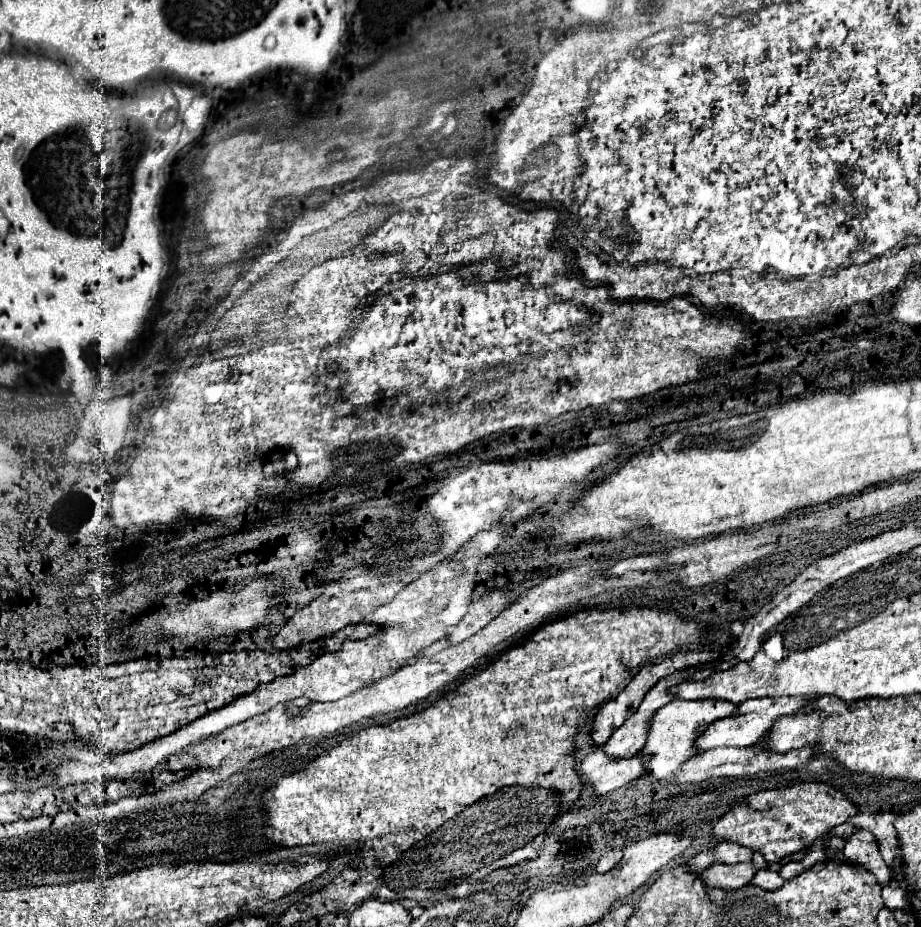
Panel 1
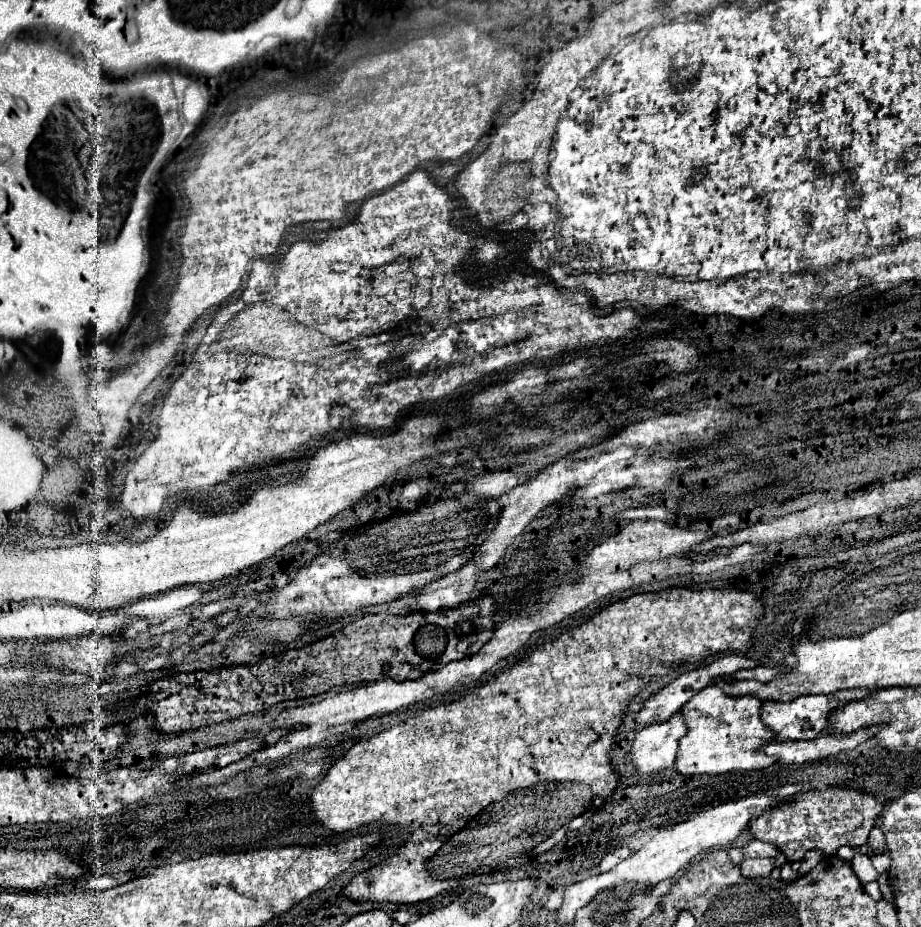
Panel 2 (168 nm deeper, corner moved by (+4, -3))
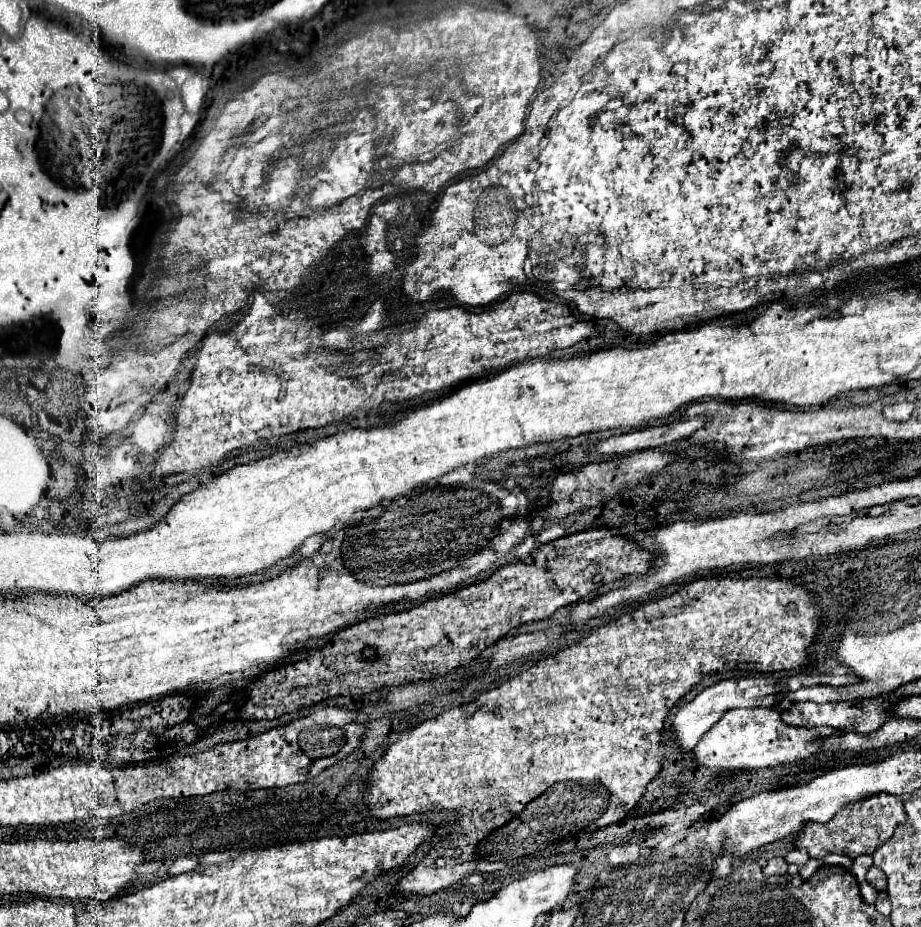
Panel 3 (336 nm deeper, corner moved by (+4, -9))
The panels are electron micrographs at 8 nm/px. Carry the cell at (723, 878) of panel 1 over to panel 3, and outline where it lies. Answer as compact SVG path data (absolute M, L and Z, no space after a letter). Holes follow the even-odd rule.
M774 857L768 861L768 865L764 867L764 875L786 875L788 871L788 863L782 857Z

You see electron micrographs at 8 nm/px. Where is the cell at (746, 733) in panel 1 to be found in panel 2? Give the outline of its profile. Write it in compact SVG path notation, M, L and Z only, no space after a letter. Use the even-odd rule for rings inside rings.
M856 689L856 691L848 691L848 693L830 693L828 697L824 697L824 695L820 695L820 697L798 697L796 701L788 701L788 703L764 701L760 707L760 719L774 733L774 741L814 739L814 737L818 737L830 729L828 715L832 709L836 709L836 707L840 707L852 699L866 697L868 693L870 693L870 689Z

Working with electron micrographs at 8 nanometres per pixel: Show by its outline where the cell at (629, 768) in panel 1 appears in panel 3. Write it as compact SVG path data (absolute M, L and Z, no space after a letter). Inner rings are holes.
M774 673L770 677L740 677L740 679L724 679L708 689L704 689L700 695L694 697L694 701L678 707L678 713L672 717L672 727L666 731L668 735L674 735L678 743L690 751L696 747L696 743L702 739L702 735L722 719L724 711L738 709L738 707L774 707L778 711L786 711L788 691L796 691L800 687L808 685L848 685L856 683L856 675L820 675L820 673Z

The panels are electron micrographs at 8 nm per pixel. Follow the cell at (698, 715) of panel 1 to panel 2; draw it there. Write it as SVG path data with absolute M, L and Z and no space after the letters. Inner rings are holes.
M716 685L704 687L692 697L680 713L688 721L688 733L680 739L676 755L676 773L690 775L720 775L728 771L758 771L774 763L772 757L754 751L772 739L770 729L760 721L760 699L754 697L730 697Z

